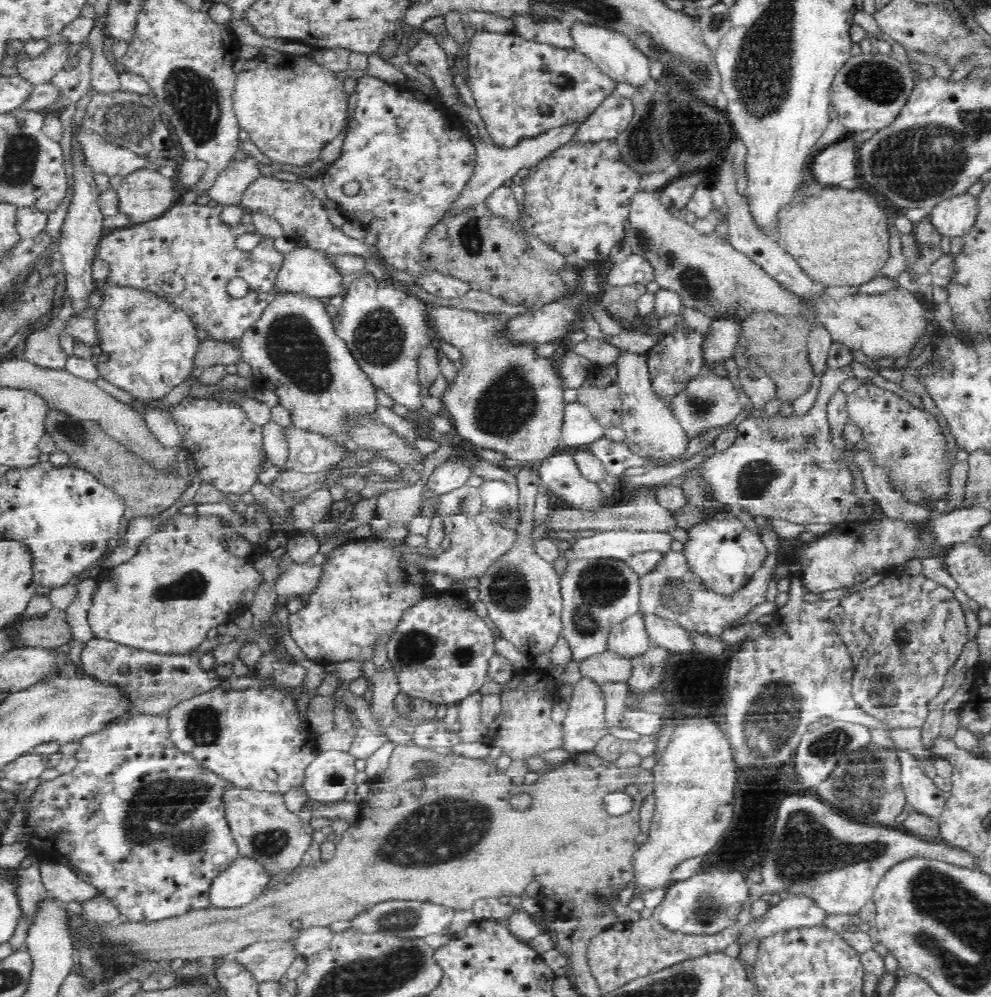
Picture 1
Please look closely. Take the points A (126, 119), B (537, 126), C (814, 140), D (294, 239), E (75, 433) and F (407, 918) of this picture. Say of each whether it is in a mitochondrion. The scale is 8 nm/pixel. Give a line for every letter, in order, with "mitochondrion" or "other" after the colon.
A: mitochondrion
B: other
C: other
D: other
E: mitochondrion
F: mitochondrion

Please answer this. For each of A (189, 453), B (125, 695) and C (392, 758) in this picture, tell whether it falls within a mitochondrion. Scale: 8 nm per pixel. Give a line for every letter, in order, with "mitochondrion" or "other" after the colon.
A: other
B: other
C: other

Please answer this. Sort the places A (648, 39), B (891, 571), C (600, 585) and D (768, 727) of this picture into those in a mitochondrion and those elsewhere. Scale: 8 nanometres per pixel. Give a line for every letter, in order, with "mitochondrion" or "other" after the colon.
A: mitochondrion
B: other
C: mitochondrion
D: mitochondrion

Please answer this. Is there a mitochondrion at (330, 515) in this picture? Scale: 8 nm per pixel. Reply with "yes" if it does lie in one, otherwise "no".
no

